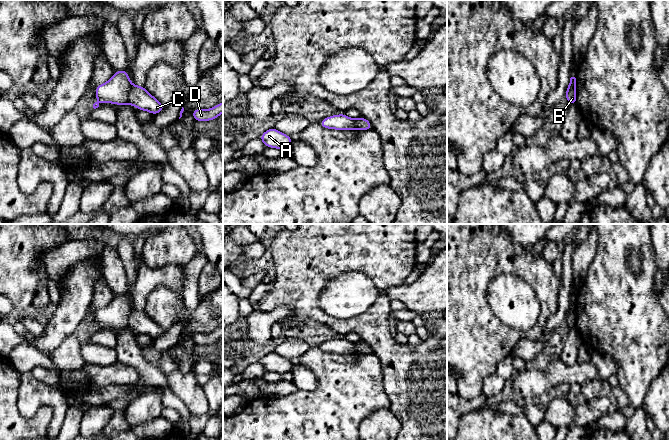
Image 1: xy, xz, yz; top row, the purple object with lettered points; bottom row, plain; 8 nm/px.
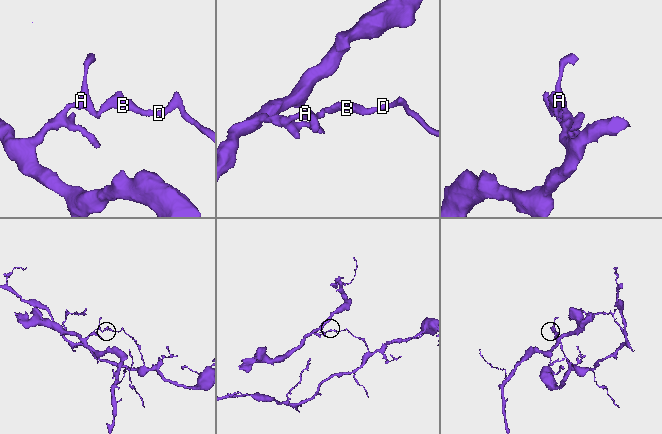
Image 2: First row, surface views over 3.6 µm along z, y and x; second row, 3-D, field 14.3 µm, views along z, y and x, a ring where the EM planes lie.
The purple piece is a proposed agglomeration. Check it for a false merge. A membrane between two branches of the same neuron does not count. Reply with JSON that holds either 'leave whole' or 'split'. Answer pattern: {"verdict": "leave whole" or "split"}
{"verdict": "split"}

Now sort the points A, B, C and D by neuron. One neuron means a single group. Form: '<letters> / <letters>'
A / B C D

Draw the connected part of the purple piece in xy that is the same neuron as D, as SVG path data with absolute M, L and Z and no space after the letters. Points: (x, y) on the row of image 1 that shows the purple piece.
M223 102L219 103L215 107L205 110L205 109L194 109L192 111L192 116L195 121L209 121L216 119L223 112Z

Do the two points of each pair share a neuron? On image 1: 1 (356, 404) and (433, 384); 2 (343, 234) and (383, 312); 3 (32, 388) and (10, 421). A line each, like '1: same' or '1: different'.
1: different
2: same
3: different

